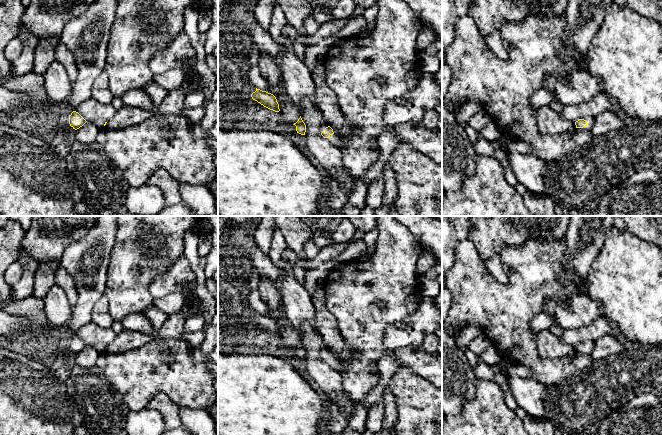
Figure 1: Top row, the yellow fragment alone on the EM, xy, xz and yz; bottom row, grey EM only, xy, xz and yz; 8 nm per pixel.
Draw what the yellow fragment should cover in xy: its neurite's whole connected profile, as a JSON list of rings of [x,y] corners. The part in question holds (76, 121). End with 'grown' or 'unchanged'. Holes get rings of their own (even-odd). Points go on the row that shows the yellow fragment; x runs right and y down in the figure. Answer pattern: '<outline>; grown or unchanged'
[[[73,111],[69,115],[69,124],[75,130],[82,127],[86,122],[87,121],[76,111]]]; unchanged

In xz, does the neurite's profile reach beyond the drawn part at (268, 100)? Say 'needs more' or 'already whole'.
already whole

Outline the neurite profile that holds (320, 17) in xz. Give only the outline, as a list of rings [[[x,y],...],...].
[[[322,12],[312,13],[312,16],[320,24],[335,20],[335,18],[331,14],[326,14]]]

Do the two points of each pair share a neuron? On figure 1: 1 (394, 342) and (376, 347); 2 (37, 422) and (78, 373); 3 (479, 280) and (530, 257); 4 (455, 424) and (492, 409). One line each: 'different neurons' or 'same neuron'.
1: different neurons
2: different neurons
3: same neuron
4: same neuron

